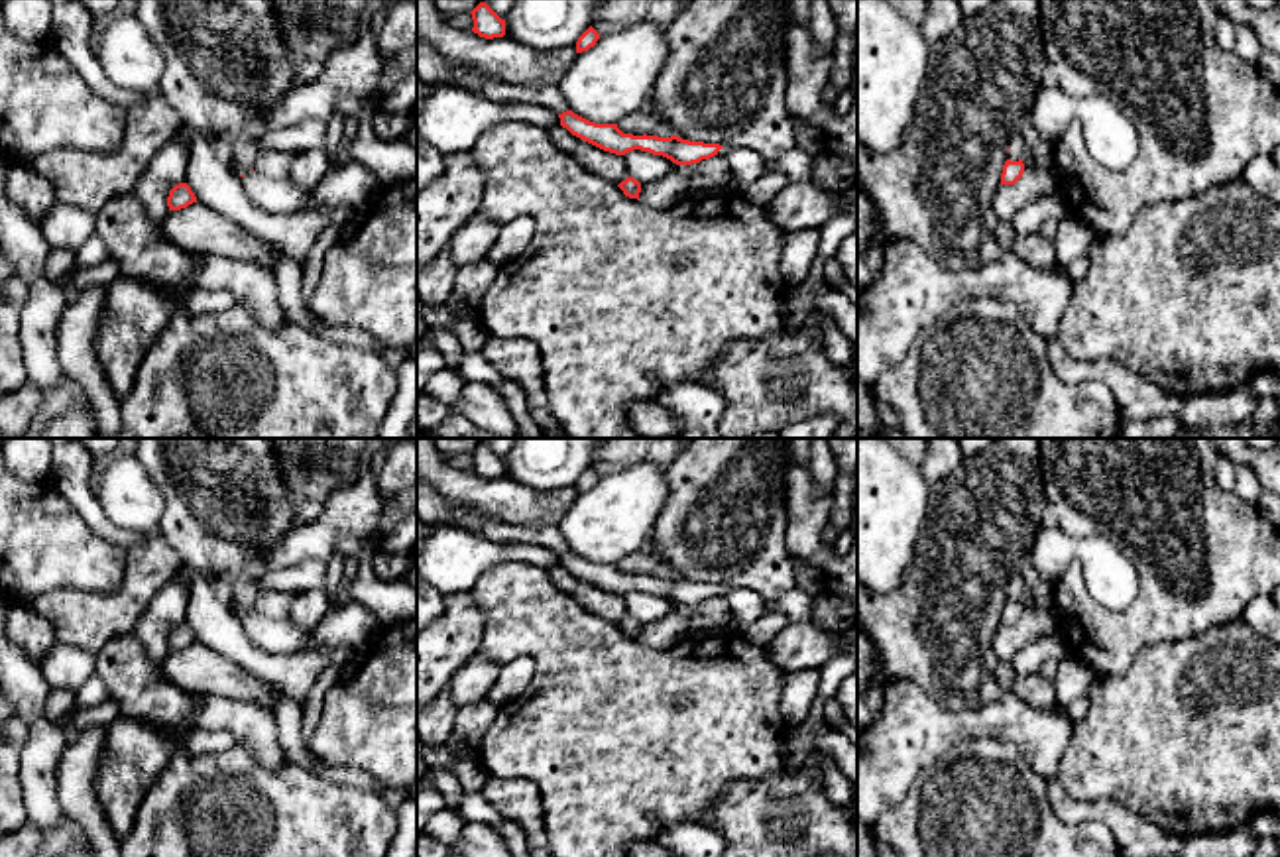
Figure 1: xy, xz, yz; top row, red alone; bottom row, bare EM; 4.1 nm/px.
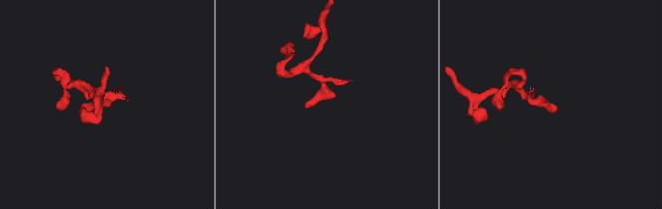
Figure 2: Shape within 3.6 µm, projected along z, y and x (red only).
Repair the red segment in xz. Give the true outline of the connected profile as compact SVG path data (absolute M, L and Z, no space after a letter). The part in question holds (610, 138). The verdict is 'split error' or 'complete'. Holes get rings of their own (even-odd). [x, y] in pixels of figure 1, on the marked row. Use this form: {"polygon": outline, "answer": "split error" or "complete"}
{"polygon": "M572 110L558 114L560 126L572 136L615 155L625 155L633 149L663 155L676 165L692 165L714 155L722 155L729 163L731 181L737 191L757 181L767 171L767 161L749 149L724 147L720 143L690 142L678 136L633 136L623 134L617 124L596 124Z", "answer": "split error"}

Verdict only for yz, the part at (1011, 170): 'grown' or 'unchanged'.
grown

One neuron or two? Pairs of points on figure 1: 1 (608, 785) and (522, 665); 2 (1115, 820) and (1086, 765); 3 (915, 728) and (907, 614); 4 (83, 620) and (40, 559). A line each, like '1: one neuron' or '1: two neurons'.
1: two neurons
2: two neurons
3: two neurons
4: two neurons

